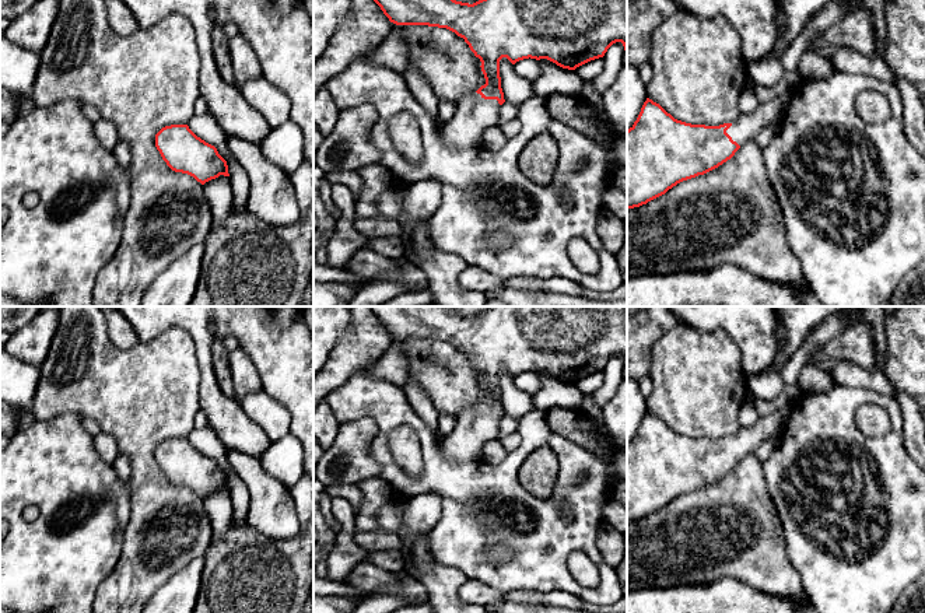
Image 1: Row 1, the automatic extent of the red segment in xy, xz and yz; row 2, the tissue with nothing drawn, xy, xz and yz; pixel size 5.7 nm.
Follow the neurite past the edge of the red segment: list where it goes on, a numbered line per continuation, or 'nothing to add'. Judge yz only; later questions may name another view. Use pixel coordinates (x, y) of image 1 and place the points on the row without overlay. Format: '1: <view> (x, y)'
1: yz (746, 440)

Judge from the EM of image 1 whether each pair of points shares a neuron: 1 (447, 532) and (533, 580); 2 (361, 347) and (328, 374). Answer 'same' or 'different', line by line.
1: same
2: same

